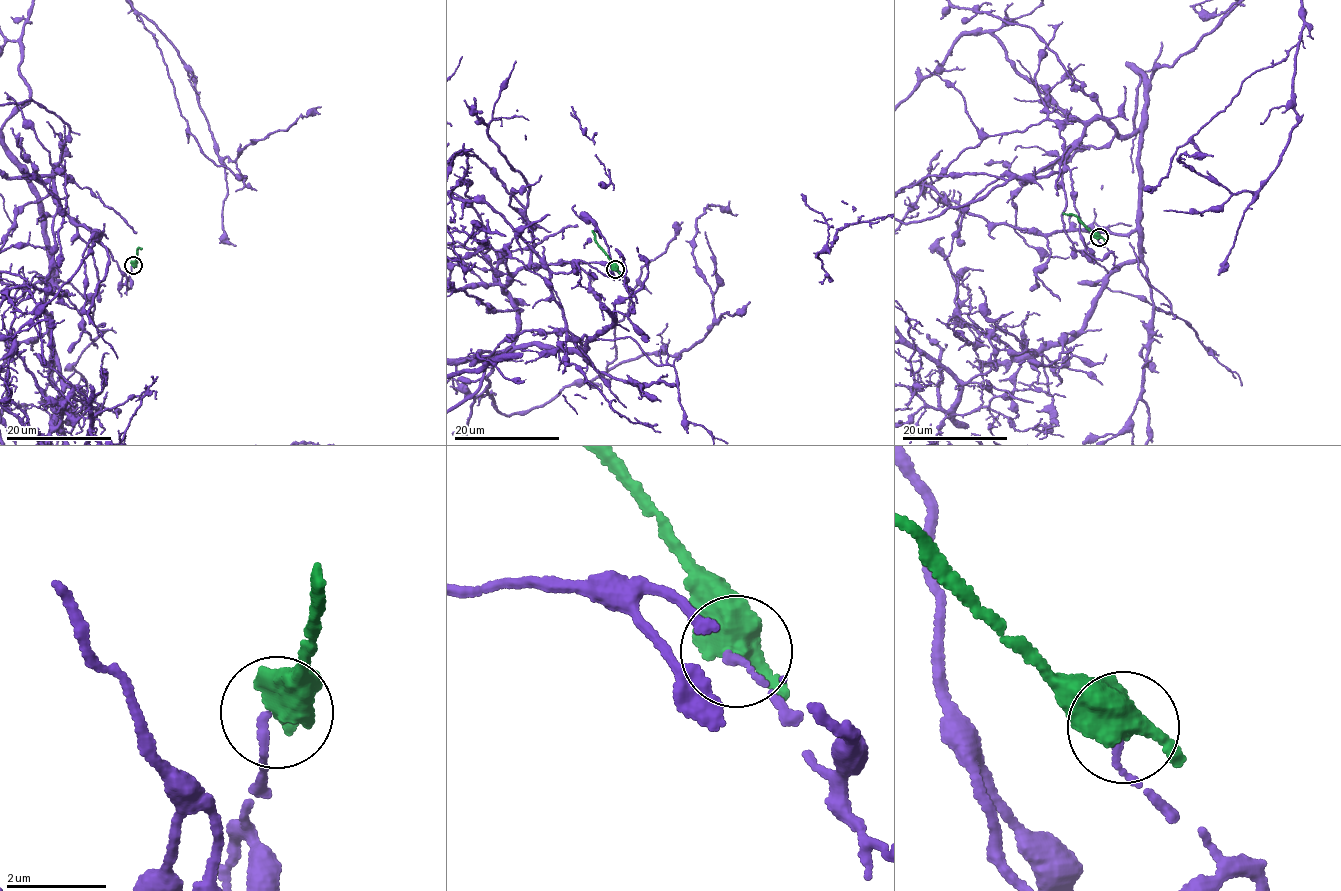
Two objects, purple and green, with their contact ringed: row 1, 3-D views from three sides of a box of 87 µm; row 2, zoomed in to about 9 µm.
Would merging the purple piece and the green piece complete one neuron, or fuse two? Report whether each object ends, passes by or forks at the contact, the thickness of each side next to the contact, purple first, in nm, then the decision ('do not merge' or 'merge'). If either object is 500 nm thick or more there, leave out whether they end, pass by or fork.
150/500 nm | do not merge

